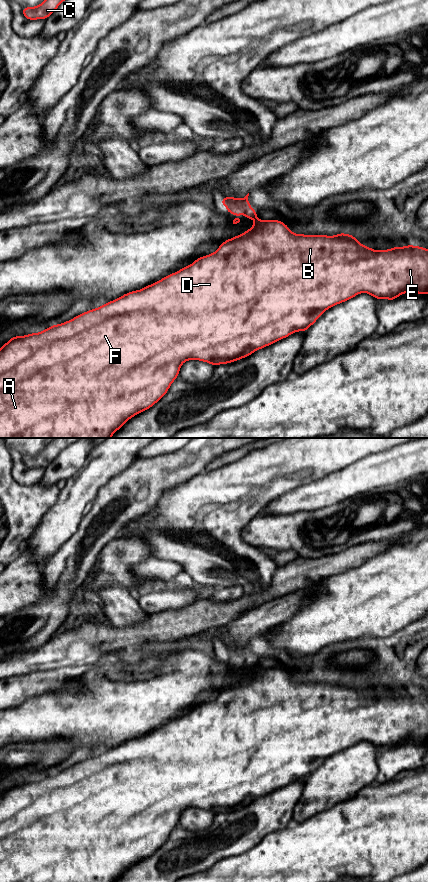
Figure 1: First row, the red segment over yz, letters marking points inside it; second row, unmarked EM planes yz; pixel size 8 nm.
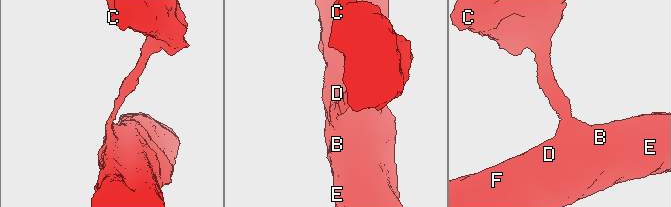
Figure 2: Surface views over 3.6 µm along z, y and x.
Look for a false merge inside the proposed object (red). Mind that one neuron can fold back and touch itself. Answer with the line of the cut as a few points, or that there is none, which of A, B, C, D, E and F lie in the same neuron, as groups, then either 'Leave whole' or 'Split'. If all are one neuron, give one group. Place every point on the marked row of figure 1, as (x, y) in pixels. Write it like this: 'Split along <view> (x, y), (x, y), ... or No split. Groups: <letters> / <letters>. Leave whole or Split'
No split. Groups: A B C D E F. Leave whole

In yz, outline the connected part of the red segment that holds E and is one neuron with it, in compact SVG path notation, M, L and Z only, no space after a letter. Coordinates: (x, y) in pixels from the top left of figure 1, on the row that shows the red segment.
M249 193L242 199L226 196L220 200L227 212L245 215L253 219L253 226L244 233L222 242L212 254L197 258L192 264L174 272L140 290L128 292L98 308L88 310L62 324L55 324L39 333L13 336L0 346L0 438L111 438L129 419L148 410L168 392L171 384L179 376L181 365L188 360L198 360L212 364L229 364L246 358L255 351L282 340L297 331L306 332L329 308L343 303L360 293L368 293L378 301L387 298L388 302L407 292L428 294L428 249L406 245L376 251L361 244L354 235L338 233L328 235L305 235L290 231L280 220L260 220L257 211L251 208Z

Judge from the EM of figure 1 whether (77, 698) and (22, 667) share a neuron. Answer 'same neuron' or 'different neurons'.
different neurons

